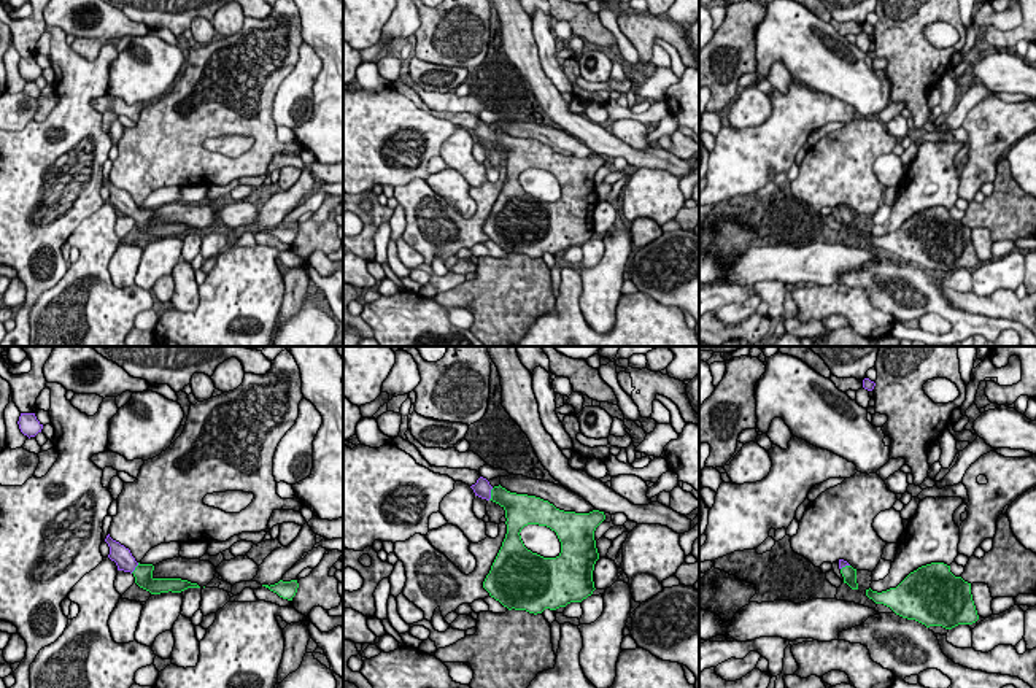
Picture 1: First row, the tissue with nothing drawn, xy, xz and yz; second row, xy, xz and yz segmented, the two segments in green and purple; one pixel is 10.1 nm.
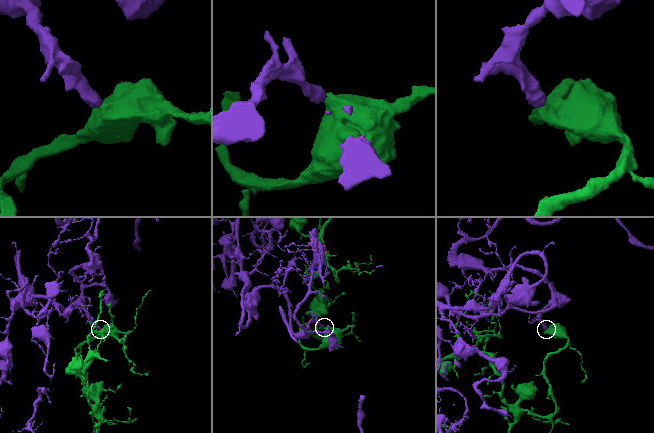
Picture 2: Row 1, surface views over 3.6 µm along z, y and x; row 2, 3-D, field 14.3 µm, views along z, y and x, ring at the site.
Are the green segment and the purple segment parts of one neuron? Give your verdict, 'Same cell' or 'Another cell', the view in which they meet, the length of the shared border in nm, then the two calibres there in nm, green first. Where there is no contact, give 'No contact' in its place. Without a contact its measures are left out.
Same cell. Touches green in xz. Shared border 140 nm. Thickness 240 nm (green) against 180 nm

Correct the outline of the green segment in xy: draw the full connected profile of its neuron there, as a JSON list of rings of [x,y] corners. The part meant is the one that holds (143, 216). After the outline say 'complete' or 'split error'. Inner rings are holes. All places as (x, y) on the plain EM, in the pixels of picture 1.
[[[110,178],[106,180],[105,186],[110,191],[108,202],[116,207],[118,215],[130,216],[135,221],[135,227],[140,232],[149,235],[151,238],[160,238],[168,235],[181,237],[187,232],[200,232],[197,227],[191,227],[181,222],[154,222],[153,208],[137,207],[130,194],[113,184]]] | split error

